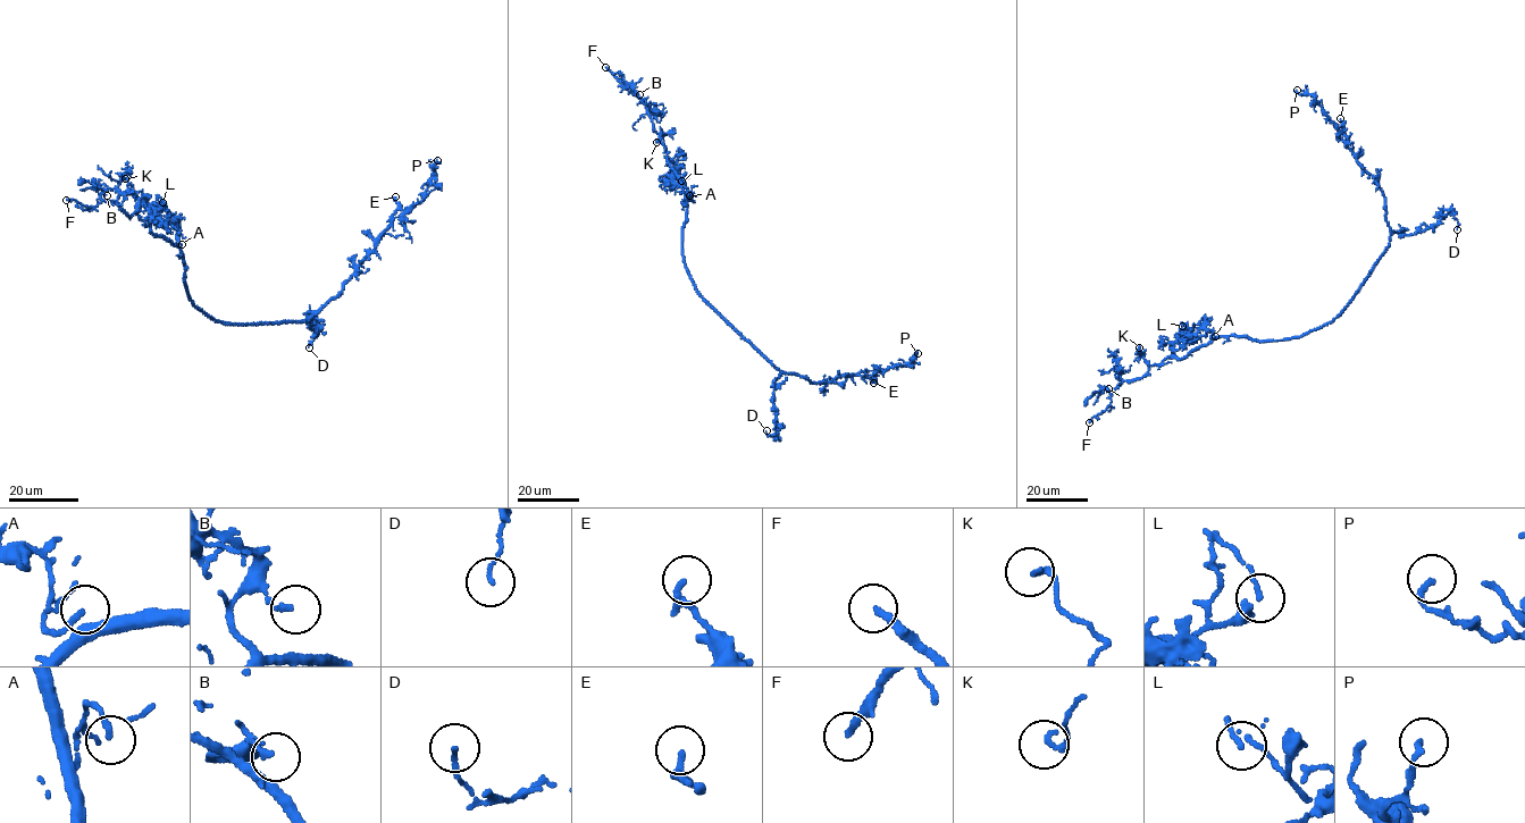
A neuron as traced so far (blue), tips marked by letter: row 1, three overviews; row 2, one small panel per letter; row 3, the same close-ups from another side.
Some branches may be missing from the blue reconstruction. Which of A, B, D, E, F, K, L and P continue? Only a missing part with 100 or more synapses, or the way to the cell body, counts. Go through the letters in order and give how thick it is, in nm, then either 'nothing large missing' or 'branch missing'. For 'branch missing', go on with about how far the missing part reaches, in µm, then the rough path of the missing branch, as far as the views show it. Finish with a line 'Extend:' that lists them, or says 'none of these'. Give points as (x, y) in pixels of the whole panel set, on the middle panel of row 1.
A: 150 nm | nothing large missing
B: 150 nm | nothing large missing
D: 110 nm | nothing large missing
E: 180 nm | nothing large missing
F: 220 nm | branch missing | 60 µm | (605, 67), (598, 55), (617, 30), (643, 24), (665, 10)
K: 170 nm | nothing large missing
L: 130 nm | nothing large missing
P: 160 nm | nothing large missing
Extend: F

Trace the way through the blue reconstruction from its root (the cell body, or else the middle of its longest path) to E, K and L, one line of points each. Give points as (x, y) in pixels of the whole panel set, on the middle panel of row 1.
E: (698, 292), (781, 370), (813, 383), (862, 371), (873, 383)
K: (698, 292), (683, 255), (685, 193), (665, 157), (667, 150), (660, 140), (663, 135), (656, 142)
L: (698, 292), (683, 250), (687, 202), (668, 159), (673, 169), (669, 183), (675, 185), (681, 181)

